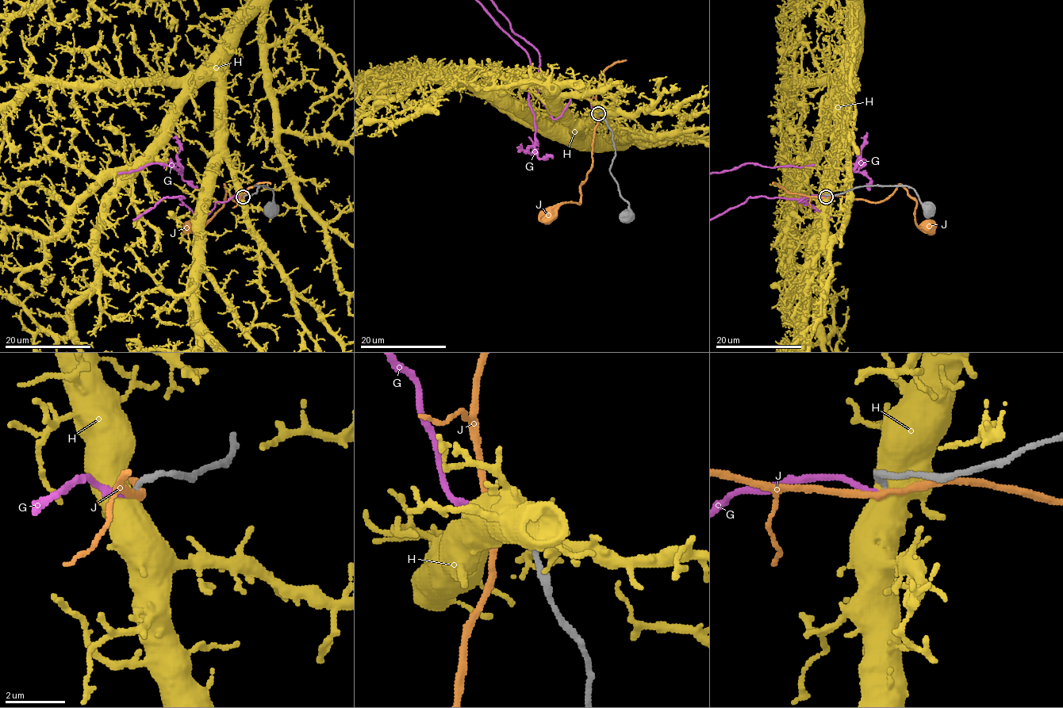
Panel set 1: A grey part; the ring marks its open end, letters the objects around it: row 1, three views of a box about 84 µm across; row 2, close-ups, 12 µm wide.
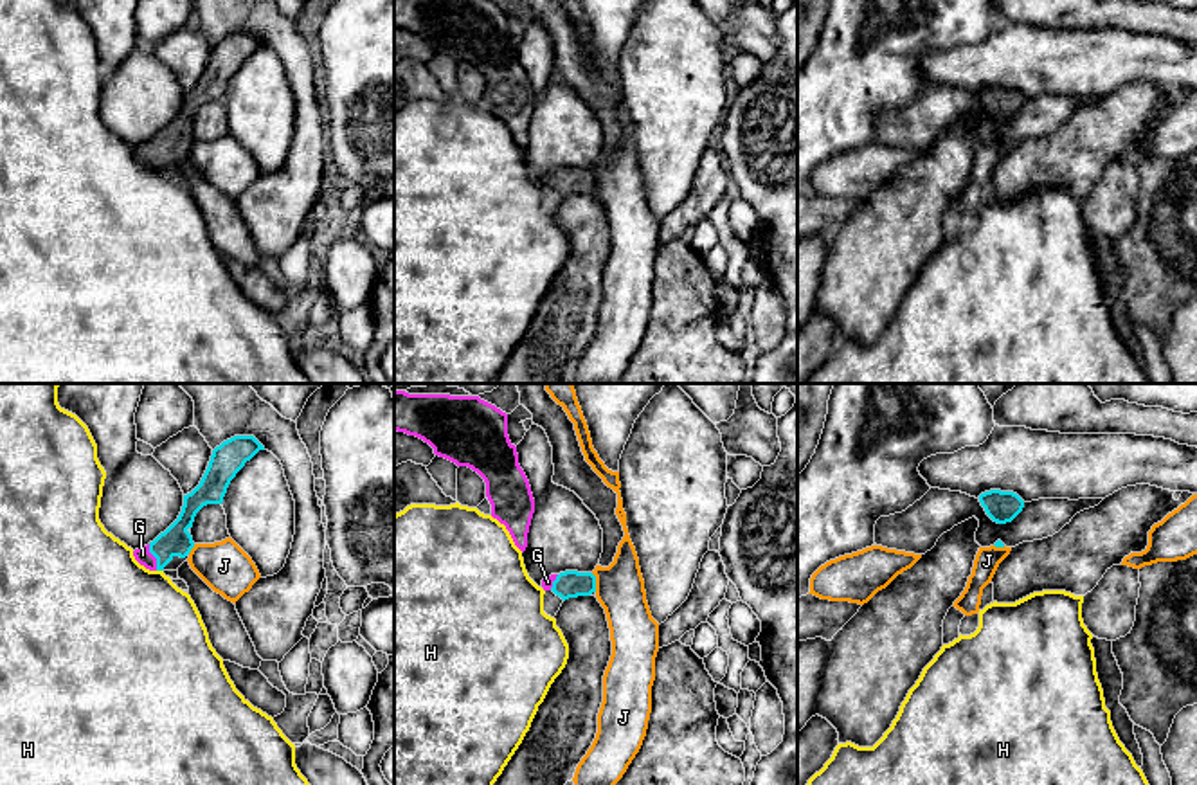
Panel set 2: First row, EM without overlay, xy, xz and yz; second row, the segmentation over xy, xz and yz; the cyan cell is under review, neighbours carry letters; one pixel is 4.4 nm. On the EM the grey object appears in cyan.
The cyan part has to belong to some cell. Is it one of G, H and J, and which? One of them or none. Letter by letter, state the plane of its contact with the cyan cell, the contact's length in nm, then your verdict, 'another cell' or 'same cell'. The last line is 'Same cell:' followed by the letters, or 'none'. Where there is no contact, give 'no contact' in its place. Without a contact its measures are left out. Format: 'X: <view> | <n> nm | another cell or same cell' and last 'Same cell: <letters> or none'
G: xy | 130 nm | same cell
H: xy | 30 nm | another cell
J: xz | 90 nm | another cell
Same cell: G

